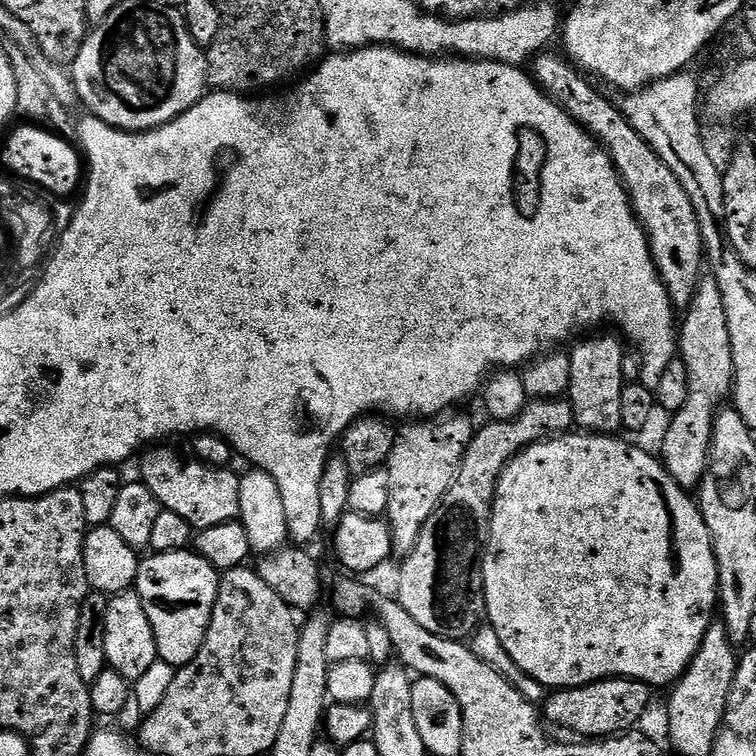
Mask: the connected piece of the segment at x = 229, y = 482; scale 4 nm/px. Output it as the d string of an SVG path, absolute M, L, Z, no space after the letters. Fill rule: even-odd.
M168 446L149 447L139 457L139 460L141 459L139 479L148 487L150 494L158 498L163 511L186 518L186 522L190 522L193 530L222 526L222 522L230 522L239 517L240 476L235 471L211 468L194 454L164 447Z

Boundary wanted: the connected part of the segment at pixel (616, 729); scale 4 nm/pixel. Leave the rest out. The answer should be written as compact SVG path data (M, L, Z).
M596 680L581 688L553 691L543 701L542 716L549 725L557 724L568 732L577 732L580 738L611 738L635 729L632 727L643 718L648 708L648 692L649 685L640 680Z

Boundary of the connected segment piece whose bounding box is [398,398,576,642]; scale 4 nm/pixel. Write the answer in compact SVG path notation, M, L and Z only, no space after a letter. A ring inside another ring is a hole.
M567 398L559 400L534 400L524 407L519 416L512 420L492 420L484 429L477 431L472 437L466 454L462 458L462 466L458 470L456 480L450 491L444 495L444 501L436 513L428 519L414 550L403 557L400 568L400 605L422 626L430 630L430 634L441 636L447 640L467 641L481 627L485 619L484 611L484 554L488 546L488 532L492 529L492 503L496 497L498 478L504 467L515 456L520 455L531 444L539 444L553 436L569 435L576 428L576 419L572 404Z

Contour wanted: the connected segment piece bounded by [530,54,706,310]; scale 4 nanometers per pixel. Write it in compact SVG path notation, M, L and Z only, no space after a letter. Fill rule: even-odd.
M548 55L536 56L531 65L530 72L536 85L560 109L569 112L591 136L595 136L603 144L608 156L614 162L620 181L624 183L624 189L628 191L628 199L632 201L632 211L636 213L637 220L648 236L652 261L660 271L668 297L672 299L677 309L687 309L706 272L702 230L698 226L698 214L690 202L690 194L686 194L674 170L670 170L670 166L666 166L666 162L662 162L662 158L654 154L646 138L642 138L642 134L638 134L638 130L630 126L630 122L621 114L619 107L613 101L611 104L595 88L597 85L587 75L577 71L563 55L560 55L561 57Z

